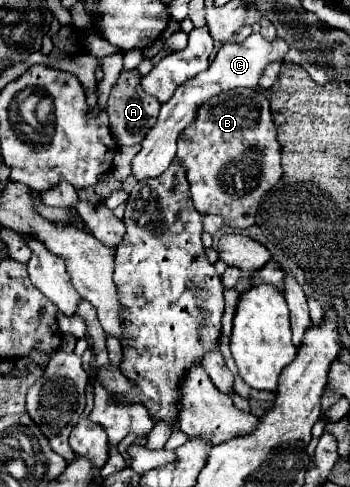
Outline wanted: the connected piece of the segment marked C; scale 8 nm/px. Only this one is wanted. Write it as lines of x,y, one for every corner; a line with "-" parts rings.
251,34
243,44
223,44
221,50
217,52
213,64
201,72
201,76
197,76
195,80
191,82
185,82
181,88
177,88
177,92
173,94
173,98
161,106
161,114
155,122
155,126
147,132
145,140
143,140
143,148
141,152
133,158
133,170
131,174
137,178
137,180
145,180
145,178
157,178
159,174
163,174
173,158
175,158
175,152
177,152
177,136
179,132
193,122
199,106
209,100
211,96
215,94
223,94
223,92
229,92
233,88
255,88
259,84
259,78
261,78
261,72
265,70
267,64
275,62
275,60
281,60
287,52
287,42
277,38
275,42
265,42
265,38
261,34

